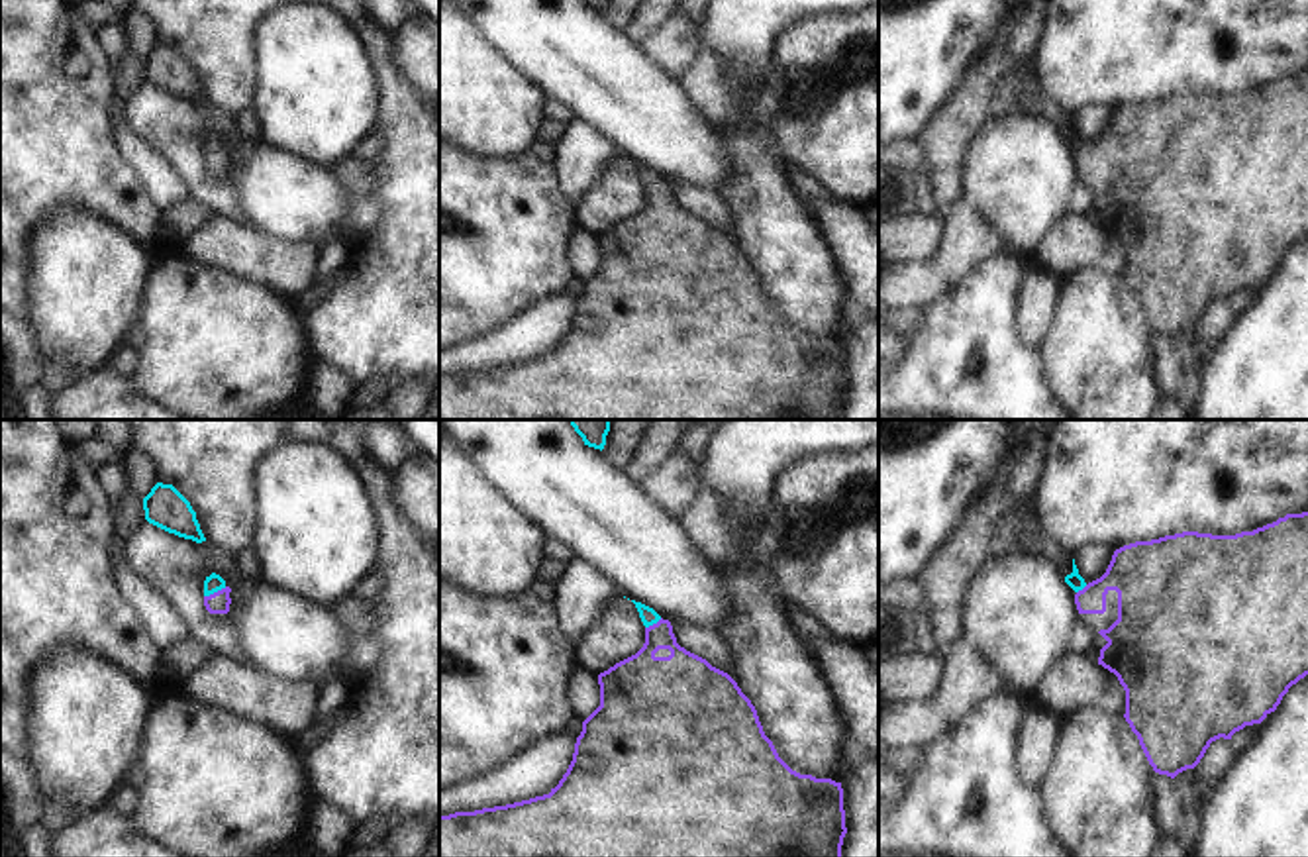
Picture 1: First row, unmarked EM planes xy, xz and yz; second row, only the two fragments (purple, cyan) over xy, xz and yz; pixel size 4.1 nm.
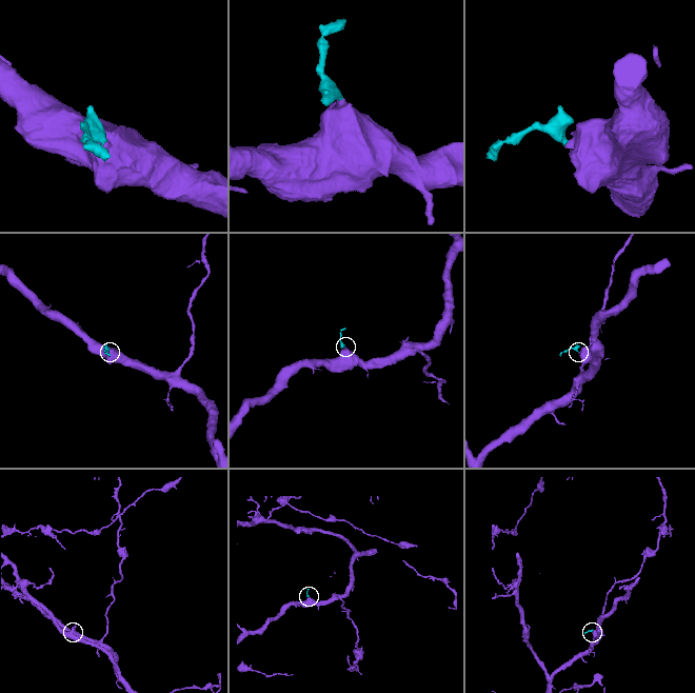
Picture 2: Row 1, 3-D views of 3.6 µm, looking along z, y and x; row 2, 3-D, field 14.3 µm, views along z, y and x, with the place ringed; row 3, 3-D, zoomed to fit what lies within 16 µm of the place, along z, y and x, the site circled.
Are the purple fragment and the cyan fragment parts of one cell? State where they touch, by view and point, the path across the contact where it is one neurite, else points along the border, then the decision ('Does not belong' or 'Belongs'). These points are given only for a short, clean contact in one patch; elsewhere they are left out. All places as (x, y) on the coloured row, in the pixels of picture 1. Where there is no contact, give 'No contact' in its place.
Touches purple at xy (214, 593). Path across: xy (218, 603), (214, 593), (212, 583). Belongs.

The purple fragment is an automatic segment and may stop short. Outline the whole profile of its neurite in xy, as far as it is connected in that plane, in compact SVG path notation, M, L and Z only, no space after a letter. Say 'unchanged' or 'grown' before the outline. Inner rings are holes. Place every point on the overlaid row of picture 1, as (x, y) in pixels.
grown | M212 573L204 580L204 606L210 614L227 614L229 612L229 598L231 588L226 584L226 580Z

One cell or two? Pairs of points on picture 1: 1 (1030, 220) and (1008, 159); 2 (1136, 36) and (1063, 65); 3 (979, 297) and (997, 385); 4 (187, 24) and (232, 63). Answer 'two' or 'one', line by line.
1: one
2: one
3: one
4: one

